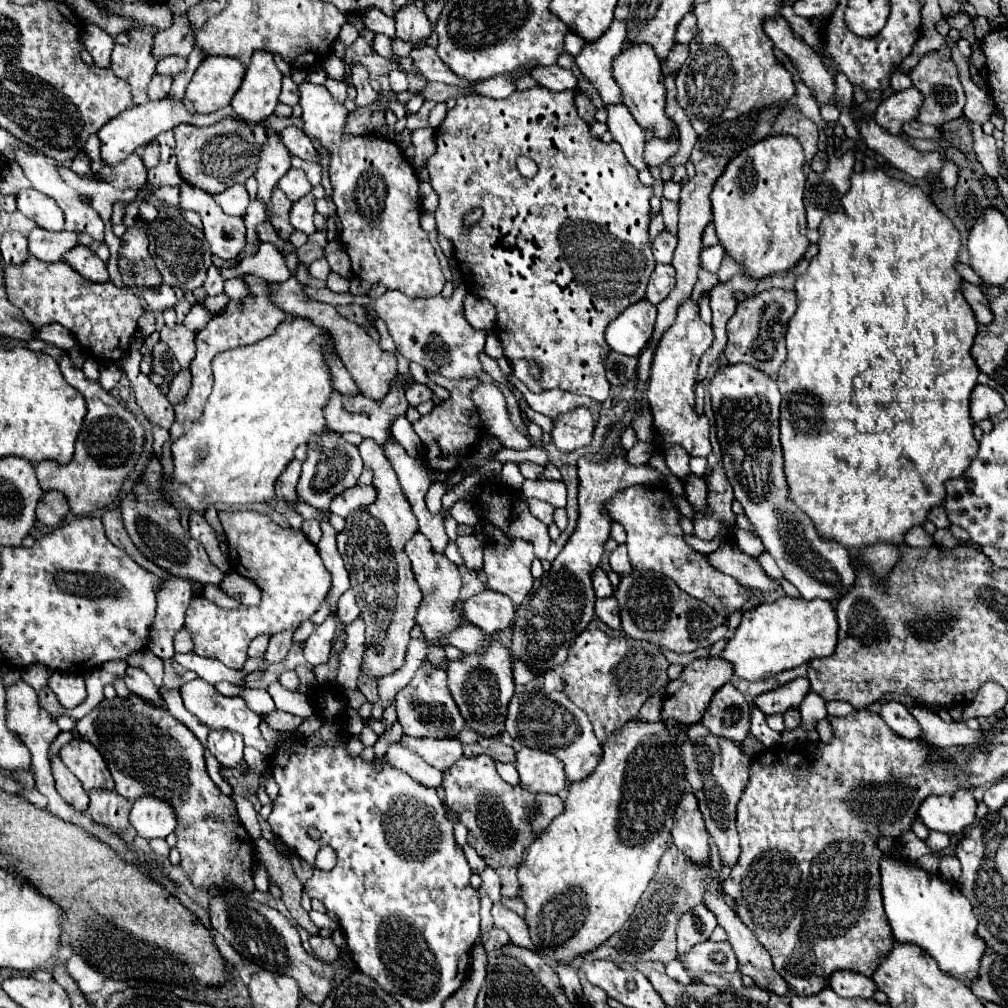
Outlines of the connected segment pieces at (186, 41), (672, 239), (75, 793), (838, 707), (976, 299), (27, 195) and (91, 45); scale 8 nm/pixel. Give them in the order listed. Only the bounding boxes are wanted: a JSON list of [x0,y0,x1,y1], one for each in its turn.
[[154,17,194,57],[652,231,676,263],[52,757,88,813],[828,701,854,717],[962,279,992,325],[18,189,64,231],[82,25,114,67]]

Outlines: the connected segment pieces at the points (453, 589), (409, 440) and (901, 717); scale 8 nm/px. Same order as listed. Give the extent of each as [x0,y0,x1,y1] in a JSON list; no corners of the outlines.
[[404,533,460,645],[391,413,422,457],[880,701,922,739]]

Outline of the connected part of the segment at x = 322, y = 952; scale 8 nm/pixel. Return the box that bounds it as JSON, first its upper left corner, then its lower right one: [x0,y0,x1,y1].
[310,935,340,961]

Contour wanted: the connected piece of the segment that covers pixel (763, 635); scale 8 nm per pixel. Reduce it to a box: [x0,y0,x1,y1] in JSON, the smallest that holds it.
[722,595,838,681]

